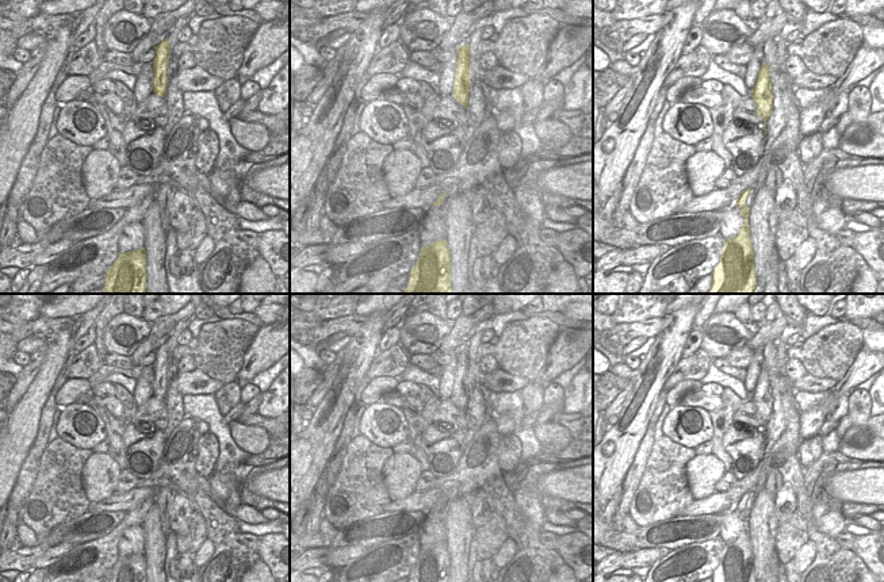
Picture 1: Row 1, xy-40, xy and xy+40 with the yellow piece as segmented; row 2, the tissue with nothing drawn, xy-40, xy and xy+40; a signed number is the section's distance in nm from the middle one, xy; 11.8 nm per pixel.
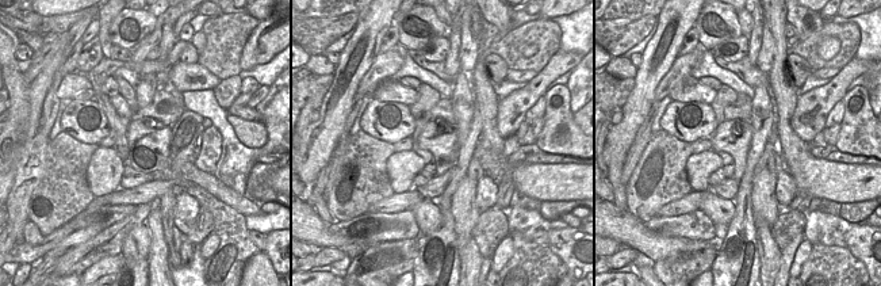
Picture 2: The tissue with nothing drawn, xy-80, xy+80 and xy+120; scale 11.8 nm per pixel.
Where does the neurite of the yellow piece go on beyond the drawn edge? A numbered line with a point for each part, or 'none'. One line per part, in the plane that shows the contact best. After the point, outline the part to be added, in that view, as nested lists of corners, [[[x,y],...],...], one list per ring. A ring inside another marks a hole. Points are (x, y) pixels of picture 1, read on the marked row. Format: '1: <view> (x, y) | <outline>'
none

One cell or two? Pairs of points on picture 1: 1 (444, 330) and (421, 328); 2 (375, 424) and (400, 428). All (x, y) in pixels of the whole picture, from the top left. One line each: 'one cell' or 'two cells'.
1: one cell
2: one cell

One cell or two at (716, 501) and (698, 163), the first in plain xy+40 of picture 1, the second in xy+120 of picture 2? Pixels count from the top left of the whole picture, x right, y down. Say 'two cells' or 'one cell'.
two cells

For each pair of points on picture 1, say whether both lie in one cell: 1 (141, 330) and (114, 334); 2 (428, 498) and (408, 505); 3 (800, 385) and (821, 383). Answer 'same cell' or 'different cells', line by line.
1: same cell
2: same cell
3: same cell

